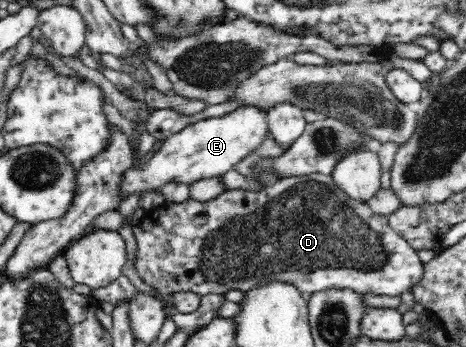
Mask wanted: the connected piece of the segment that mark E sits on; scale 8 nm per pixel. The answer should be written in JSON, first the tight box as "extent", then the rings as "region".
{"extent":[114,106,267,210],"region":[[[243,106],[226,116],[210,117],[185,126],[181,131],[164,139],[157,151],[152,151],[137,165],[132,163],[126,168],[114,190],[114,207],[118,210],[121,202],[129,195],[139,199],[147,193],[160,193],[167,183],[182,183],[190,188],[205,179],[223,177],[234,169],[251,147],[259,143],[267,129],[265,111],[255,106]]]}

